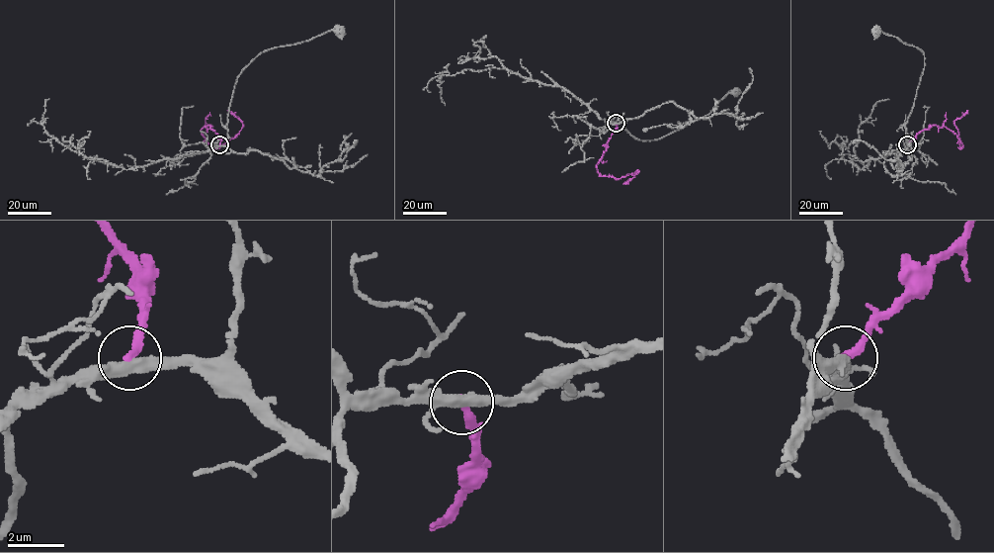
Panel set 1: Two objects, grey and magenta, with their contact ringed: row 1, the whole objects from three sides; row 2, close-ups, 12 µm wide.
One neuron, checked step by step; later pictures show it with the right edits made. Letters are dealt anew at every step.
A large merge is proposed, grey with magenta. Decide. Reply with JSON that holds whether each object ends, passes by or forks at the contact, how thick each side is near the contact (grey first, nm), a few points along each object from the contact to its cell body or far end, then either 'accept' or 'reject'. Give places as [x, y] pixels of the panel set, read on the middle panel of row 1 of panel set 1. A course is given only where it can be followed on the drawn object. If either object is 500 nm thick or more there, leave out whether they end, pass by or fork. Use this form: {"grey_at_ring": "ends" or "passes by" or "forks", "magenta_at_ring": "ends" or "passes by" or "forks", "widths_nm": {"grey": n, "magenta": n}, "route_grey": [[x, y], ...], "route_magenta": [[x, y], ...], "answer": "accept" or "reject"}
{"grey_at_ring": "forks", "magenta_at_ring": "ends", "widths_nm": {"grey": 340, "magenta": 320}, "route_grey": [[616, 123], [623, 121], [624, 128], [632, 136], [641, 140], [653, 140], [706, 116], [727, 94], [735, 92]], "route_magenta": [[616, 123], [616, 130], [596, 167], [602, 176], [616, 179], [638, 171], [623, 184]], "answer": "reject"}

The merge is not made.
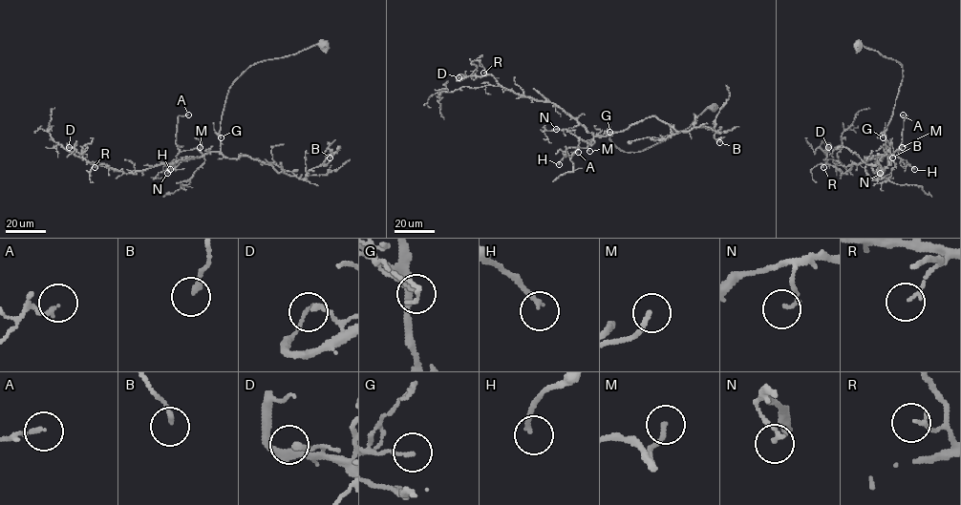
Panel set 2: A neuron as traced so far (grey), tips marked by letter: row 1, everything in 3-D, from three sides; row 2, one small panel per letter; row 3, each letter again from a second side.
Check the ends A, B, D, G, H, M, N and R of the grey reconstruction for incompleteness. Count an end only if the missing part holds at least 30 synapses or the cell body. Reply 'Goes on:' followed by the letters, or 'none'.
Goes on: none

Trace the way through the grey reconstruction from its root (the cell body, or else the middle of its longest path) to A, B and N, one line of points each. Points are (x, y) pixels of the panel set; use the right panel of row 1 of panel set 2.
A: (858, 46), (902, 67), (886, 131), (887, 155), (898, 151), (902, 141), (907, 116), (903, 115)
B: (858, 46), (902, 67), (885, 154), (866, 163), (880, 179), (879, 159), (890, 148), (892, 157)
N: (858, 46), (875, 50), (895, 60), (902, 67), (903, 80), (886, 131), (886, 154), (875, 159), (880, 173)

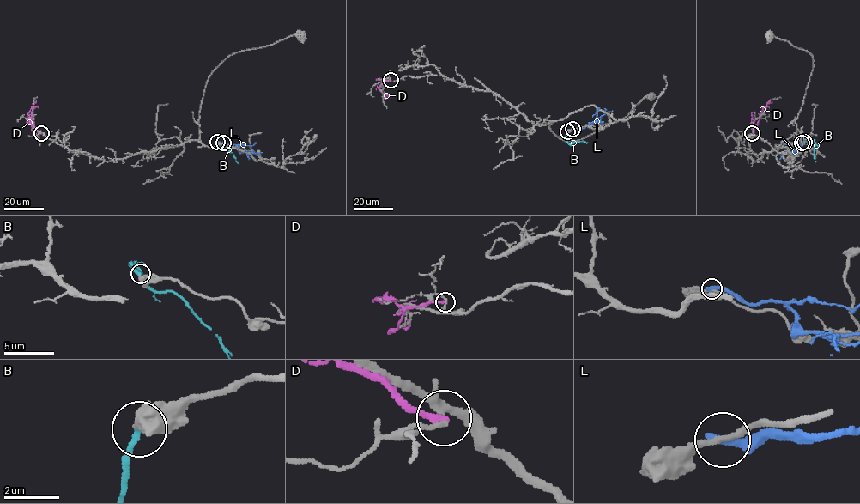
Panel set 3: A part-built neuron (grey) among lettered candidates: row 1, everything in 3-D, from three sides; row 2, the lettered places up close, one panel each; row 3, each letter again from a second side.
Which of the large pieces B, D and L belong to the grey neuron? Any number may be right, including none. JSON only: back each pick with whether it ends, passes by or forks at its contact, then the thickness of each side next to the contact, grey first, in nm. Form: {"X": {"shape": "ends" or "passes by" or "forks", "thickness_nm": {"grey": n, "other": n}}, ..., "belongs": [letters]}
{"belongs": []}

